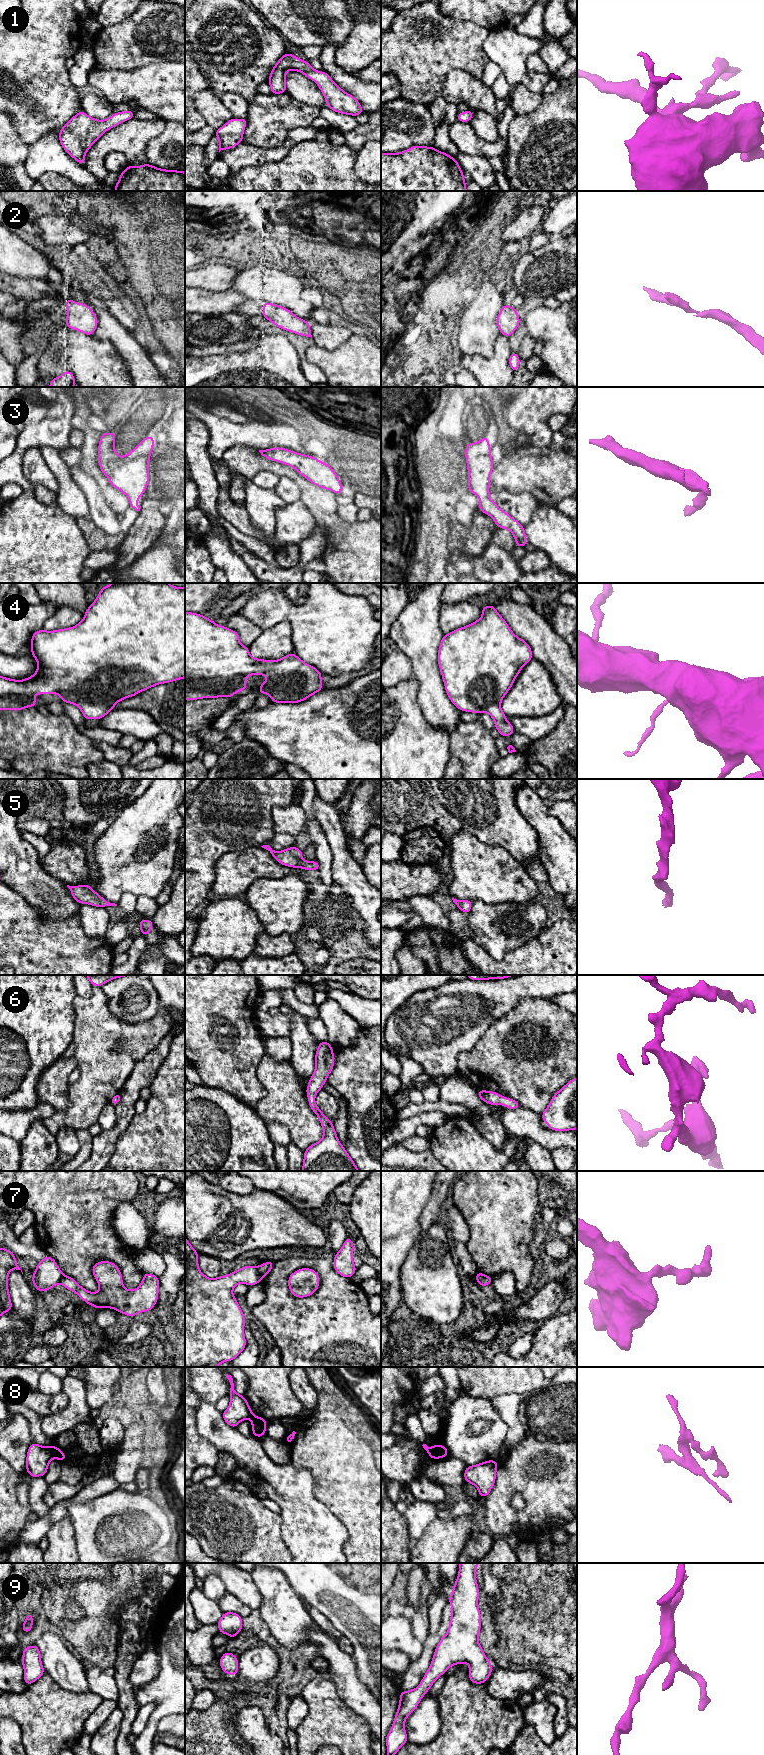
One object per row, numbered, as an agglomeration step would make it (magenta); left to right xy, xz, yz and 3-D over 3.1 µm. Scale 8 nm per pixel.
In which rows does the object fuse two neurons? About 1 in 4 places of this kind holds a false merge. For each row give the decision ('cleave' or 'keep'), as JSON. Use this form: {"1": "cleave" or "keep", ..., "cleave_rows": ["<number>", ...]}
{"1": "keep", "2": "keep", "3": "keep", "4": "keep", "5": "keep", "6": "keep", "7": "cleave", "8": "cleave", "9": "keep", "cleave_rows": ["7", "8"]}

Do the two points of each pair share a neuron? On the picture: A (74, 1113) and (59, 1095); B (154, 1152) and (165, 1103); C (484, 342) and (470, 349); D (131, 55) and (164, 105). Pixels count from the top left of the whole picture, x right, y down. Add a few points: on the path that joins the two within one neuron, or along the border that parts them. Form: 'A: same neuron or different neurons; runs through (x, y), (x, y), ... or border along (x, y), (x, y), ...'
A: different neurons; border along (70, 1084), (68, 1091), (69, 1105), (57, 1111)
B: same neuron; runs through (165, 1140), (165, 1115)
C: same neuron; runs through (481, 342), (477, 342), (473, 346)
D: different neurons; border along (162, 61), (145, 64), (134, 69), (116, 70)

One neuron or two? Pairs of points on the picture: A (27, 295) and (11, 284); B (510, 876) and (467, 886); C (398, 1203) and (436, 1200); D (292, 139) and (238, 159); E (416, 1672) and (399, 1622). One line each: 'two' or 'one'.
A: one
B: one
C: two
D: one
E: two

